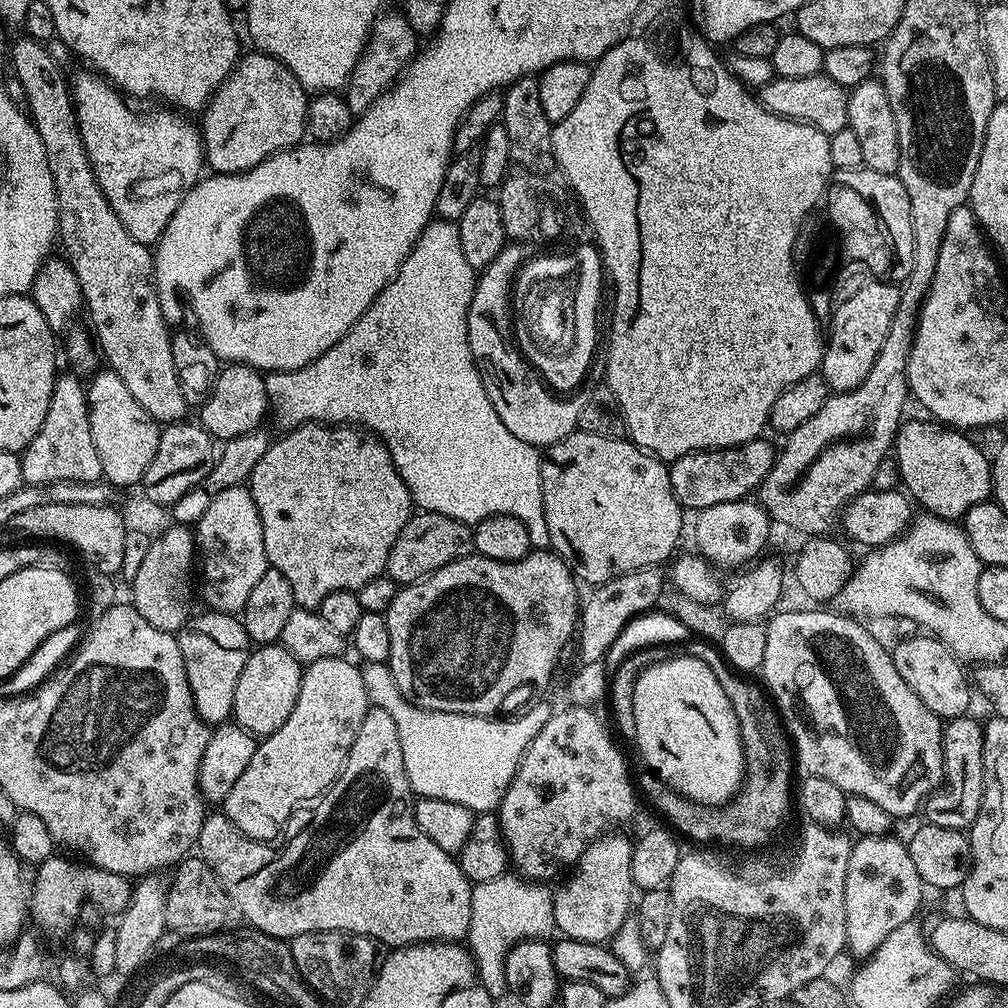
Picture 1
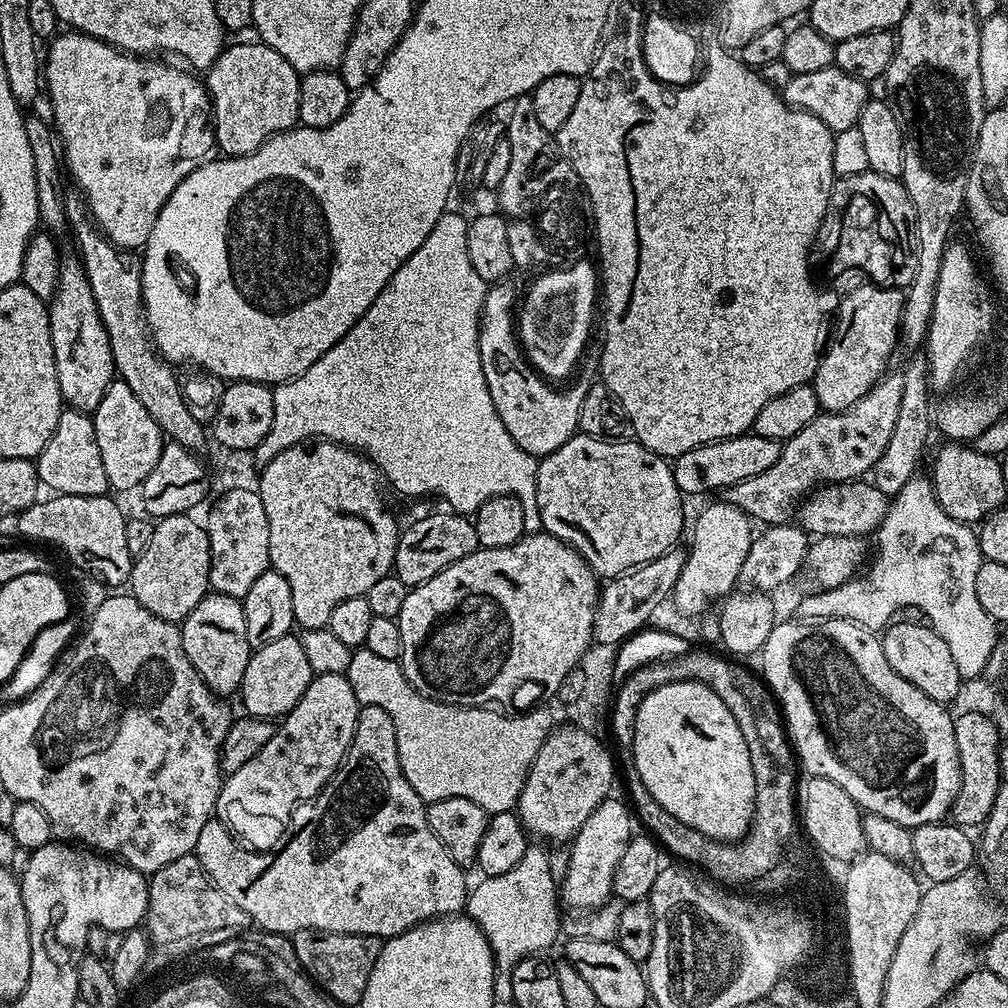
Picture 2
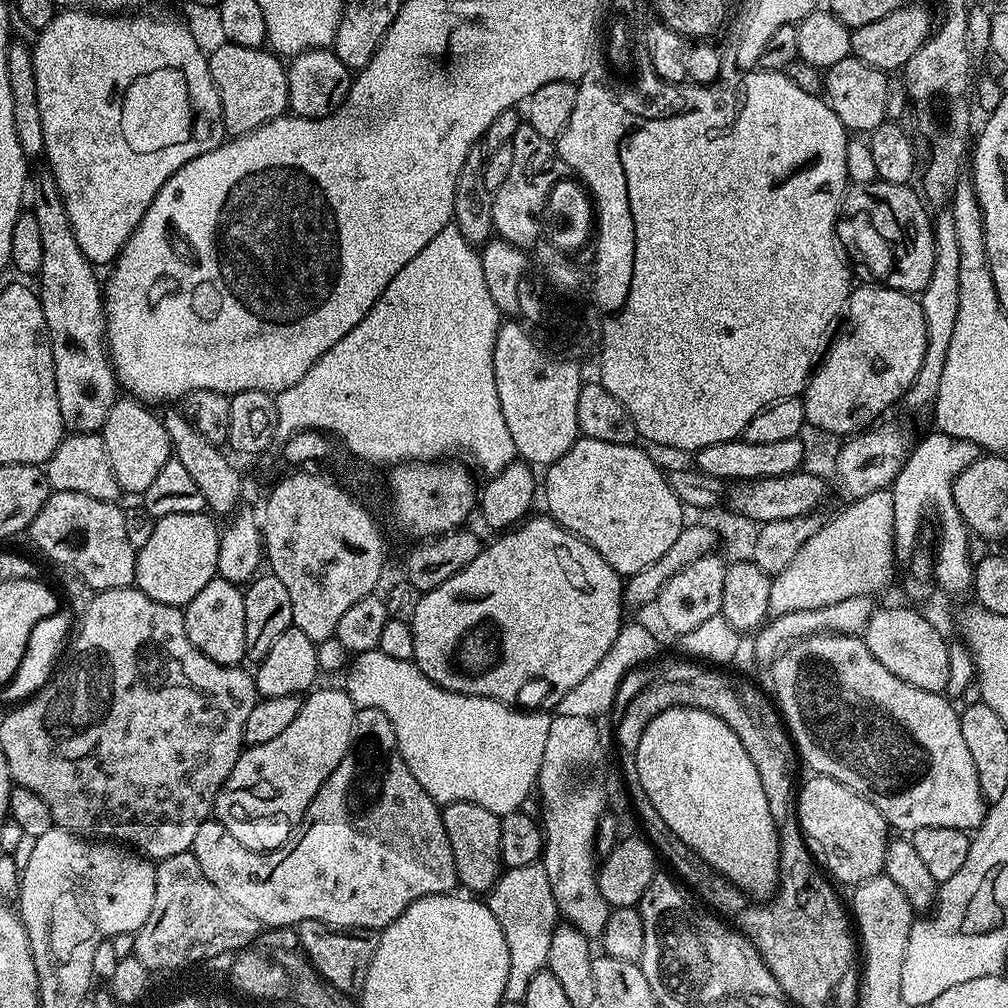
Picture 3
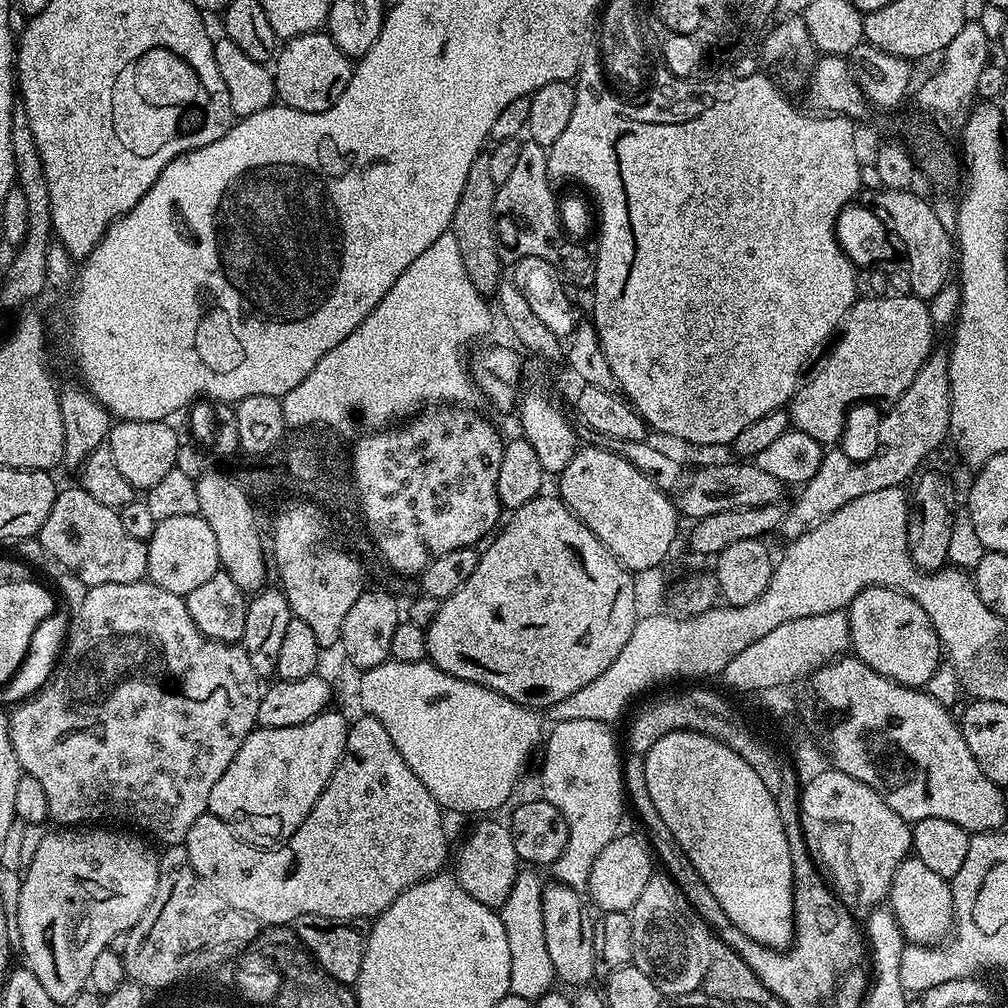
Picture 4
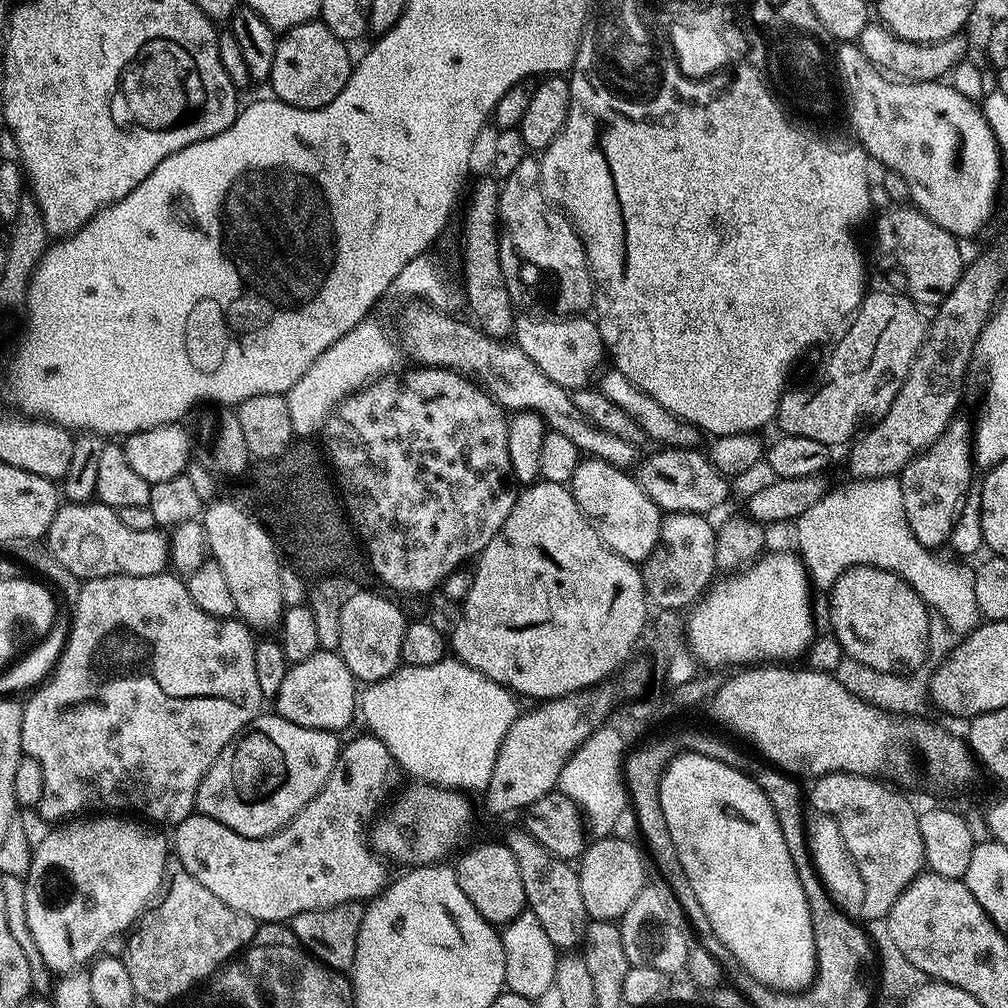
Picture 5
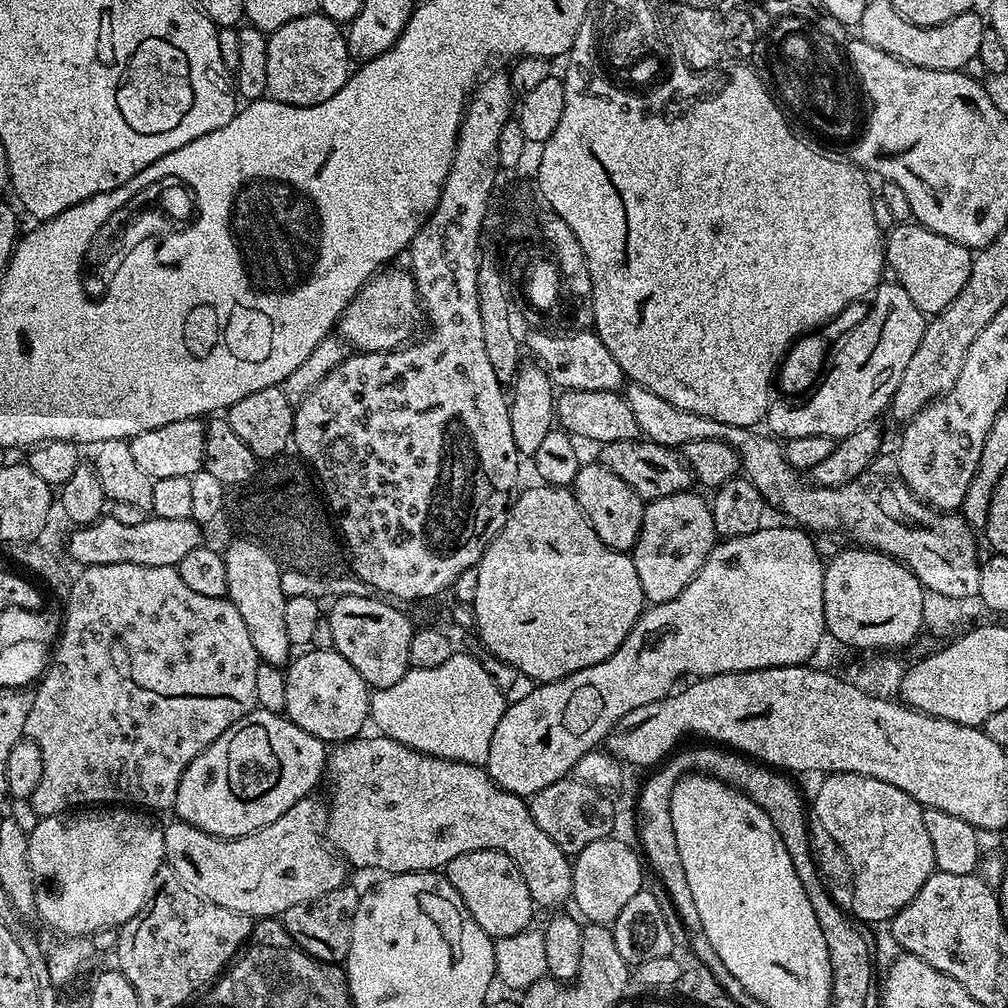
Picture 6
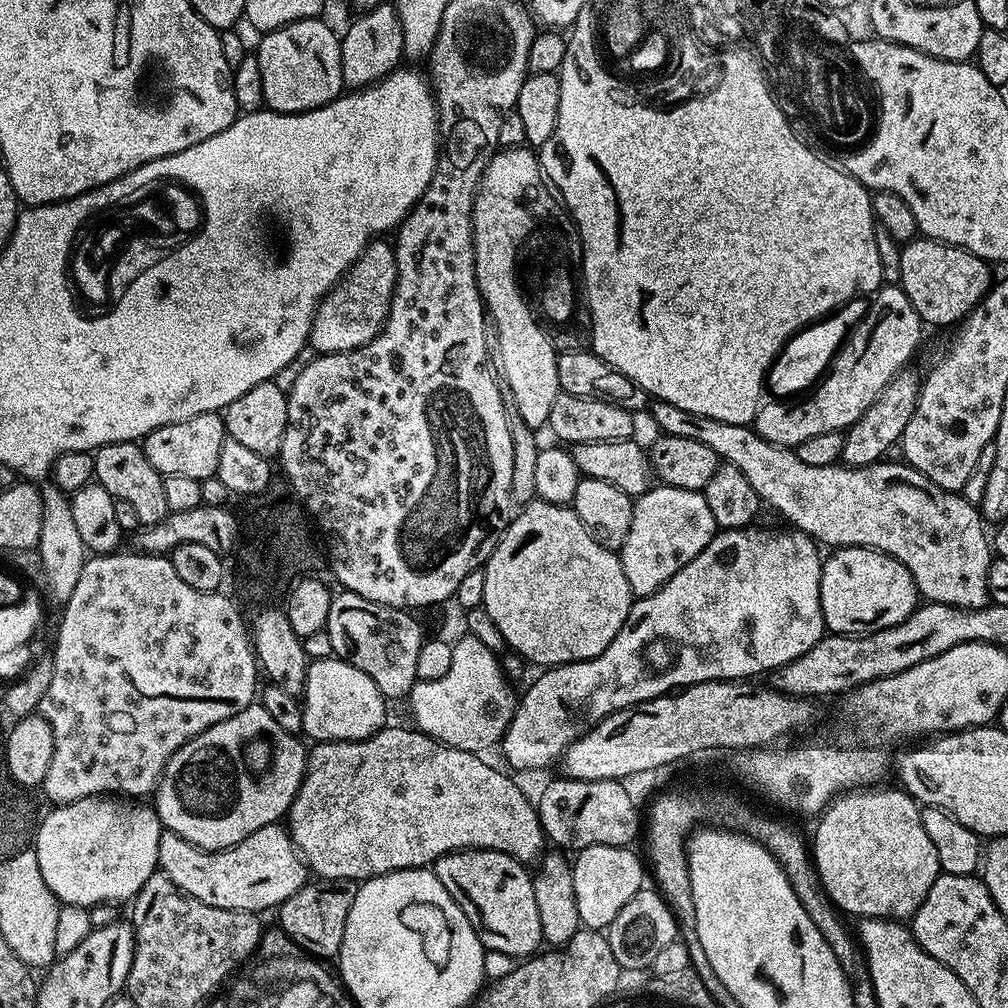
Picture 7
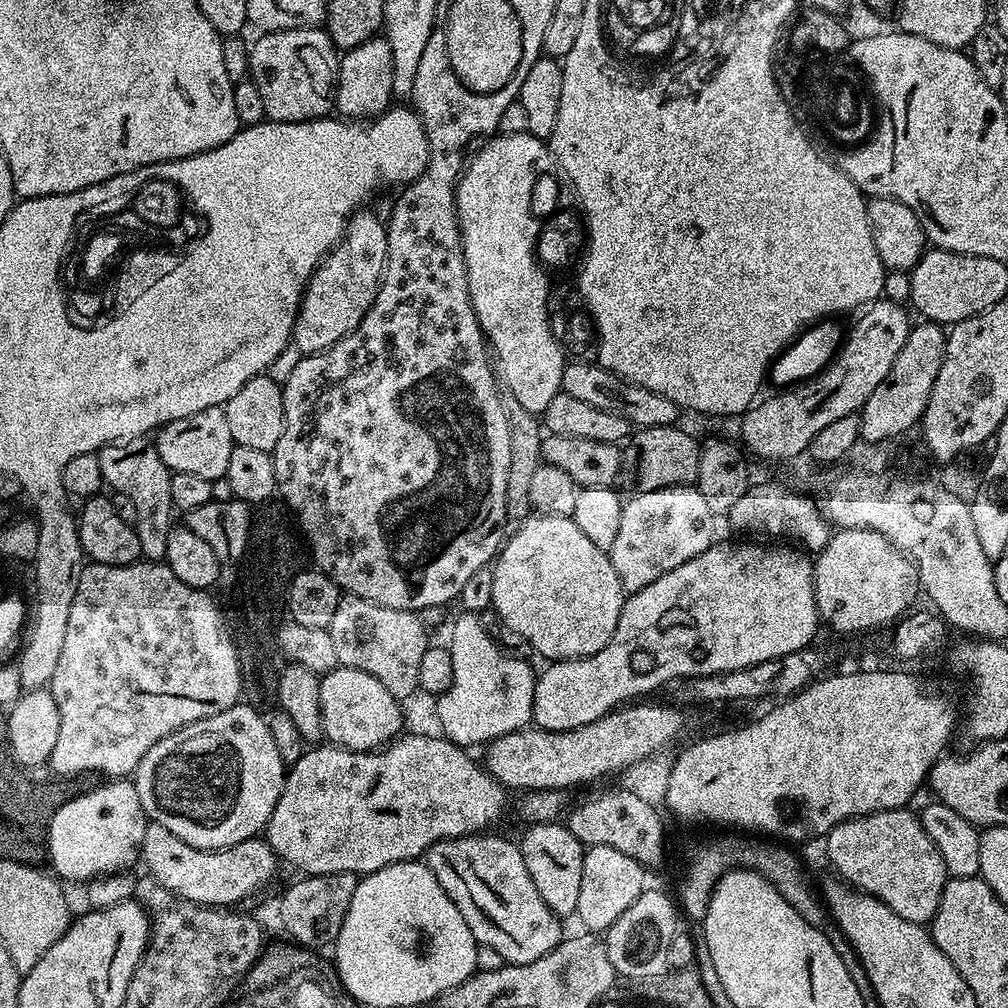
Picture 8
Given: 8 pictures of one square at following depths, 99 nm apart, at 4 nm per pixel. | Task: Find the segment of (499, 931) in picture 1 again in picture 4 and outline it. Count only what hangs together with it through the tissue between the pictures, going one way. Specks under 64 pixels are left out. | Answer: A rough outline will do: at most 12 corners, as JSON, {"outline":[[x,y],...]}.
{"outline":[[517,871],[498,909],[510,942],[511,995],[553,991],[542,922],[545,881]]}

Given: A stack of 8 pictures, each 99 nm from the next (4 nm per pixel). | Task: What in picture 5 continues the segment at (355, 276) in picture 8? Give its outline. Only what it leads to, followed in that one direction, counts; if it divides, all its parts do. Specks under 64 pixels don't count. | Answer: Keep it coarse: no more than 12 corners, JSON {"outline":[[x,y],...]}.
{"outline":[[412,302],[400,336],[419,365],[476,381],[505,410],[536,412],[581,454],[637,467],[517,344]]}

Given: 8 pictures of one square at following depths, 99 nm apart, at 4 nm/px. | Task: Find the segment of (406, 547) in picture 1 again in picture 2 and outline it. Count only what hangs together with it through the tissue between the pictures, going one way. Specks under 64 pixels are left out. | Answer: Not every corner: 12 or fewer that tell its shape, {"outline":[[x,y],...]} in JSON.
{"outline":[[432,512],[400,533],[394,574],[434,578],[480,547],[476,525]]}

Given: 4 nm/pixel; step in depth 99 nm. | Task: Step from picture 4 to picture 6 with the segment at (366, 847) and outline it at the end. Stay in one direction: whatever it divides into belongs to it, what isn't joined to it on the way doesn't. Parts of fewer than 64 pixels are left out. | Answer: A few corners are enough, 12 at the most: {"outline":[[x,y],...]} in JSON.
{"outline":[[326,808],[238,838],[165,823],[167,867],[253,918],[346,882]]}

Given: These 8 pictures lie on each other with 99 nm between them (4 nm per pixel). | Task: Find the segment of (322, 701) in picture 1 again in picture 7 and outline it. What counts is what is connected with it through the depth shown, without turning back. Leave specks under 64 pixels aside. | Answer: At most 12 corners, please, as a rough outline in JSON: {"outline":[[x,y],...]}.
{"outline":[[259,702],[180,747],[161,825],[233,848],[283,821],[308,767]]}

